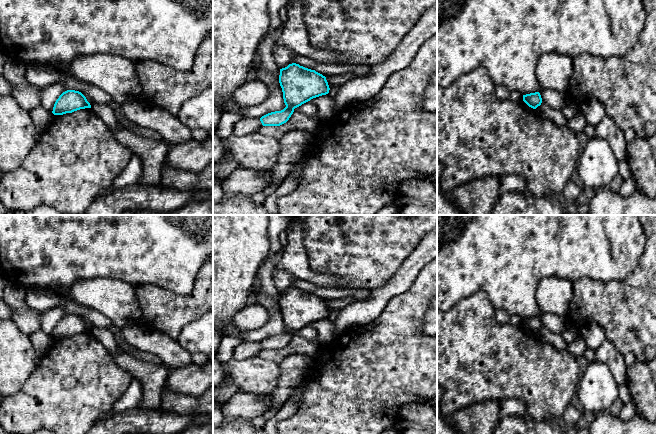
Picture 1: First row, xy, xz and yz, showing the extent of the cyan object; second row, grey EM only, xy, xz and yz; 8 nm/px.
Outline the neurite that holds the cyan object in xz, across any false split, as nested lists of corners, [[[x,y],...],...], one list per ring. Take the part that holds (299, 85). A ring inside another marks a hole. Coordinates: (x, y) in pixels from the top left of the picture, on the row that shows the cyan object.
[[[292,63],[280,69],[279,83],[286,107],[260,118],[263,126],[280,126],[286,123],[294,109],[313,98],[329,93],[329,85],[322,74]]]

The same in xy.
[[[67,90],[56,100],[52,113],[54,115],[63,115],[85,108],[91,108],[86,97],[79,91]]]

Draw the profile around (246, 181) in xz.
[[[238,168],[222,181],[224,197],[235,197],[238,195],[254,195],[262,192],[274,181],[272,172],[261,172],[255,169]]]

